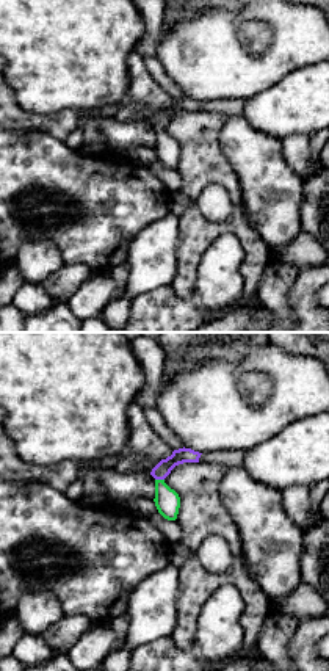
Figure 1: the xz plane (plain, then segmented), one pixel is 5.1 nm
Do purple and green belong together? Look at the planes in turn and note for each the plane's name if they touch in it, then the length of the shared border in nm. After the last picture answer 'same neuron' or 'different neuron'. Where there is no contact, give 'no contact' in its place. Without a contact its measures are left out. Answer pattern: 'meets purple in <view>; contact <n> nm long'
meets purple in xz; contact 50 nm long

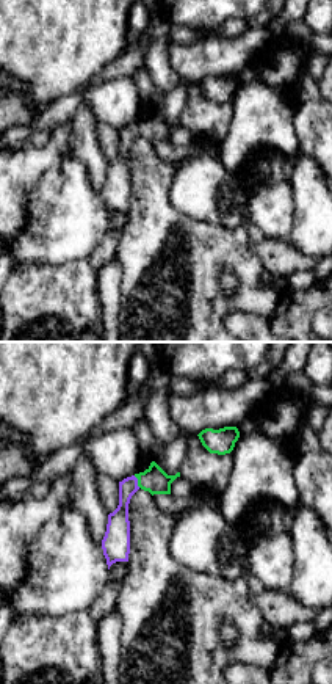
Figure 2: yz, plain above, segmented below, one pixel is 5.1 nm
meets purple in yz; contact 70 nm long

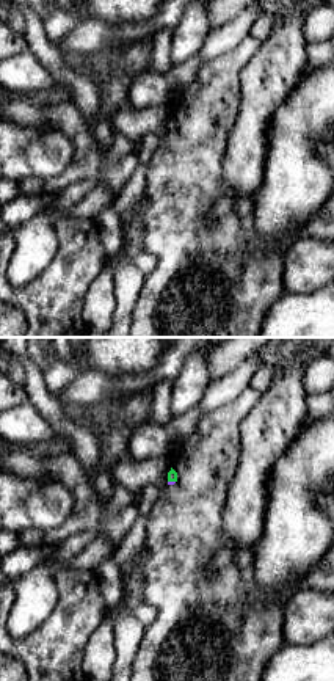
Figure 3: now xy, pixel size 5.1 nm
meets purple in xy; contact 40 nm long

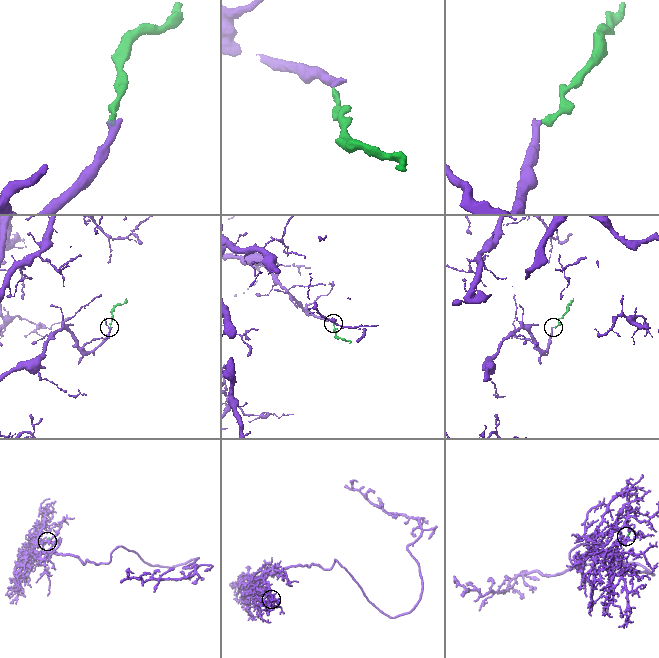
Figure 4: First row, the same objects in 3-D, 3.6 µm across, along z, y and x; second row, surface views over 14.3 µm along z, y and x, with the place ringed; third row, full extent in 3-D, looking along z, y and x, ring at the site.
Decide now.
same neuron

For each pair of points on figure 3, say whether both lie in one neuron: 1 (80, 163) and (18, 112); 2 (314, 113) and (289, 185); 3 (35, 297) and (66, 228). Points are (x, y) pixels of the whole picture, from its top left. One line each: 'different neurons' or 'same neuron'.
1: same neuron
2: same neuron
3: same neuron

